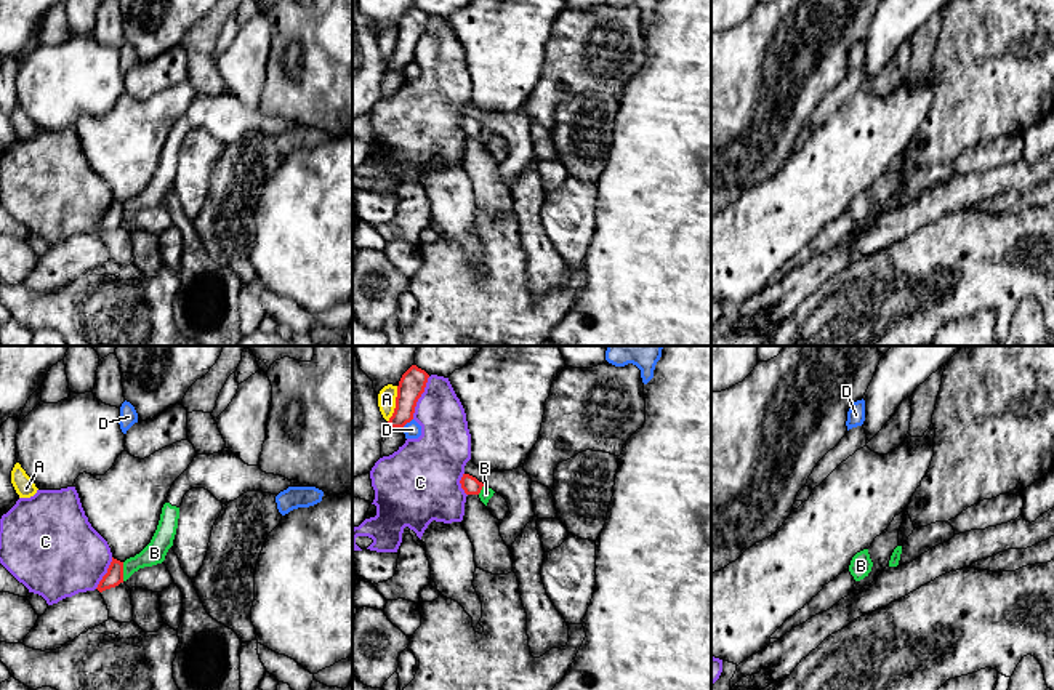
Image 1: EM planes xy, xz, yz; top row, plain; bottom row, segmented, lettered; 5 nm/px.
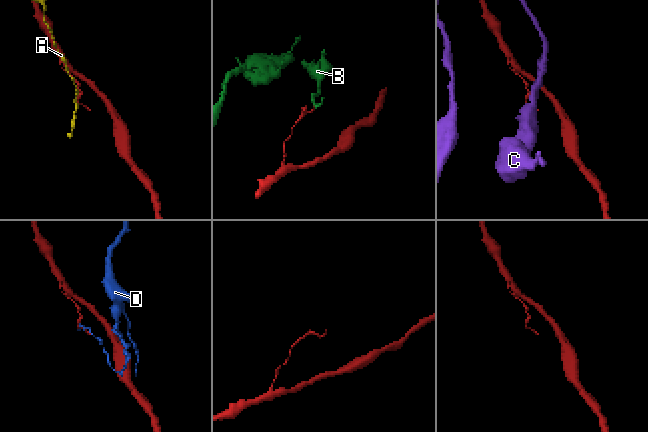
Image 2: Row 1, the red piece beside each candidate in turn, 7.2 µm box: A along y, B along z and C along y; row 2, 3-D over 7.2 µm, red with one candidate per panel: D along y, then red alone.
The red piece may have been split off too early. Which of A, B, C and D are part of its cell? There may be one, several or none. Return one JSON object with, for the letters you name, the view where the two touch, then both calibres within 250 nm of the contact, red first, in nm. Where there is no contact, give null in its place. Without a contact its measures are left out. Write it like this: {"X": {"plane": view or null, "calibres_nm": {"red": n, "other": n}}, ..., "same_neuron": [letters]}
{"same_neuron": []}

